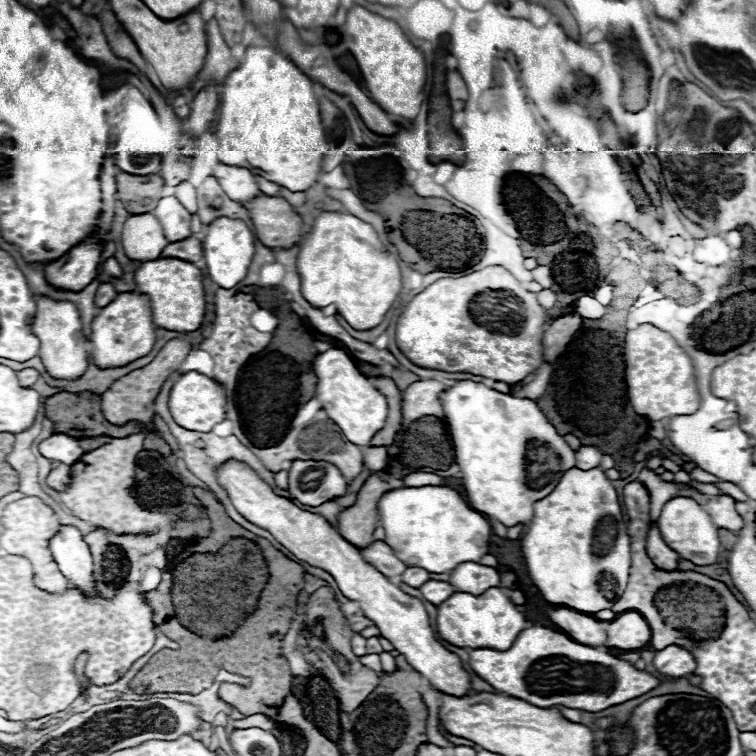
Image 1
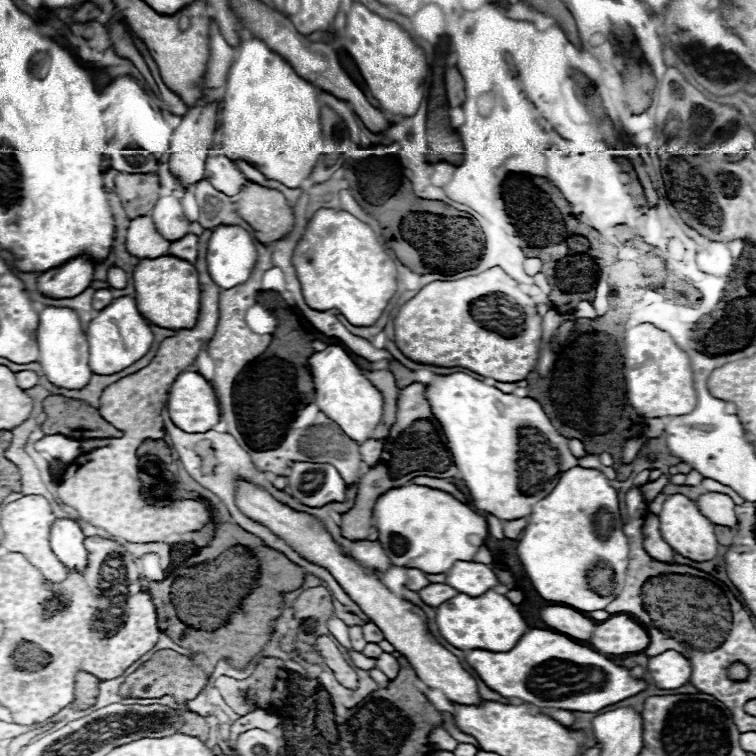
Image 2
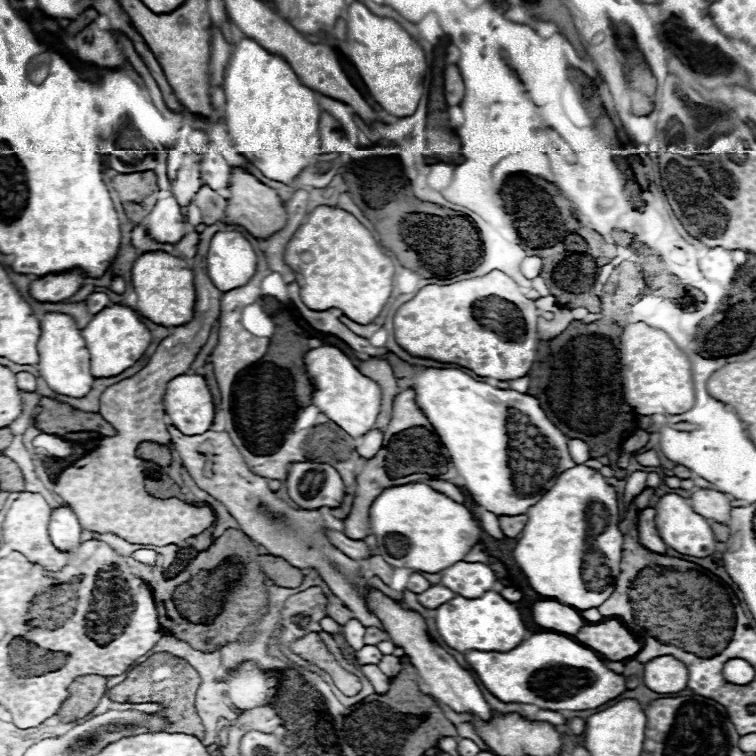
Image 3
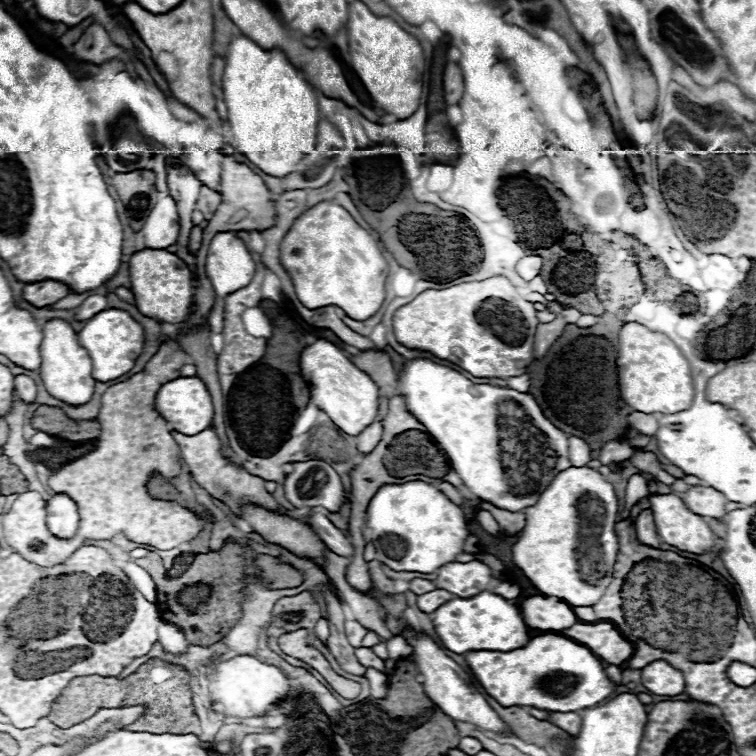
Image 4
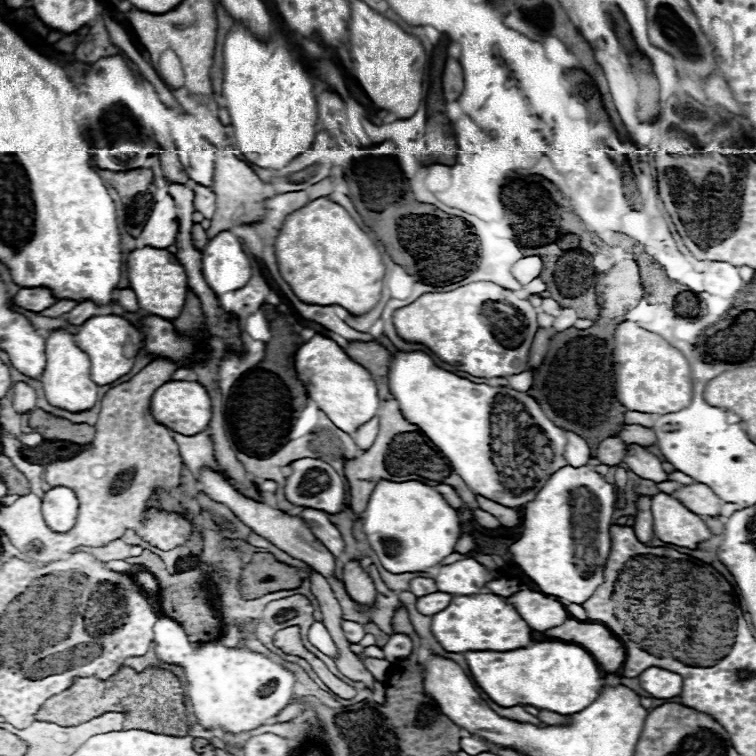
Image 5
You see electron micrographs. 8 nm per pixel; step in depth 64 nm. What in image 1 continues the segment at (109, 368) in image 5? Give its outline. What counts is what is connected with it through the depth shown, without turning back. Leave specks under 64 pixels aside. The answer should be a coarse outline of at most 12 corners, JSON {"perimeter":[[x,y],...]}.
{"perimeter":[[120,292],[92,320],[96,364],[124,366],[156,342],[150,300]]}

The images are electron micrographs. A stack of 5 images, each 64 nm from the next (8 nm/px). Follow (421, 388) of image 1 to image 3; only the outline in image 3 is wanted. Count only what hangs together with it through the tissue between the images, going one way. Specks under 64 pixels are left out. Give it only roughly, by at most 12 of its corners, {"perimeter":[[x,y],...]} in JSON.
{"perimeter":[[416,390],[394,398],[392,420],[384,430],[384,444],[412,426],[428,426],[416,404]]}

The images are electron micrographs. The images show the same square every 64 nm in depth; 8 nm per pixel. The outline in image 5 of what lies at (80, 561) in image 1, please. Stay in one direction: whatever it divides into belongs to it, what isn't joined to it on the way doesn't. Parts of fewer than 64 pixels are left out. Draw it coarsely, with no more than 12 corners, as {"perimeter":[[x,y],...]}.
{"perimeter":[[58,486],[44,494],[42,514],[54,532],[78,518],[78,498]]}

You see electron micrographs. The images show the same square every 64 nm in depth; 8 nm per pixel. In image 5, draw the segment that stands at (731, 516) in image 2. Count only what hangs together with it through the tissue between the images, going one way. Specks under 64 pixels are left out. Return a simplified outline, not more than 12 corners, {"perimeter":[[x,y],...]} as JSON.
{"perimeter":[[688,484],[674,496],[700,516],[718,516],[720,500],[706,484]]}

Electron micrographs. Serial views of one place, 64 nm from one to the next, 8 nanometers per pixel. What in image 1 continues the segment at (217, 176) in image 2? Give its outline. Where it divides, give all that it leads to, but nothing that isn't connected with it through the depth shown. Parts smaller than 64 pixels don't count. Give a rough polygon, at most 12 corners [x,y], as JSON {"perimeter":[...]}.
{"perimeter":[[216,164],[226,196],[248,202],[262,194],[246,168]]}

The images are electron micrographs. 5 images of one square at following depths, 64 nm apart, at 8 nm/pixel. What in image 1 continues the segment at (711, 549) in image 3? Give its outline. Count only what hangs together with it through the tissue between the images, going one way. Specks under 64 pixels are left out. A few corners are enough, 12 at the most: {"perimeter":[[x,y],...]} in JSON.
{"perimeter":[[668,500],[656,526],[684,560],[708,566],[718,528],[696,500]]}

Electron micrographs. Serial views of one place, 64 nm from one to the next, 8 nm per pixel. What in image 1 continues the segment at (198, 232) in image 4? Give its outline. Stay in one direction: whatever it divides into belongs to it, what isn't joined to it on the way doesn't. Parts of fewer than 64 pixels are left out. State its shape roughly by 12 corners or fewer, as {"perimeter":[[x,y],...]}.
{"perimeter":[[198,238],[172,242],[158,258],[180,258],[186,262],[202,260]]}

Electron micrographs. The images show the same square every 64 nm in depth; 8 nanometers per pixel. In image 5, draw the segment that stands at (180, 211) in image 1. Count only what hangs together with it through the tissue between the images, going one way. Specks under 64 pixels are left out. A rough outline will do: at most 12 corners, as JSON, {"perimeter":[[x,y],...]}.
{"perimeter":[[172,196],[156,202],[142,230],[144,246],[168,248],[178,234]]}

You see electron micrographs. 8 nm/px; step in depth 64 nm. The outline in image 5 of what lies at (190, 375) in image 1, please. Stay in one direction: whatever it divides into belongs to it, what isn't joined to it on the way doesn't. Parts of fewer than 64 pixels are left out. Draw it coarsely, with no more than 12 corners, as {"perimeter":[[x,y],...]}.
{"perimeter":[[200,382],[162,384],[152,416],[174,432],[208,428],[212,404]]}

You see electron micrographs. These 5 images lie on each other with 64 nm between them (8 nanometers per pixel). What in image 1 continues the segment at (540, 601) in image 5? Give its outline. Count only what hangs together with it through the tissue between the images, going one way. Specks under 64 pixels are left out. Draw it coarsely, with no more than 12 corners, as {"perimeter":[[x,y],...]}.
{"perimeter":[[556,608],[550,620],[572,640],[602,648],[604,622],[570,608]]}

